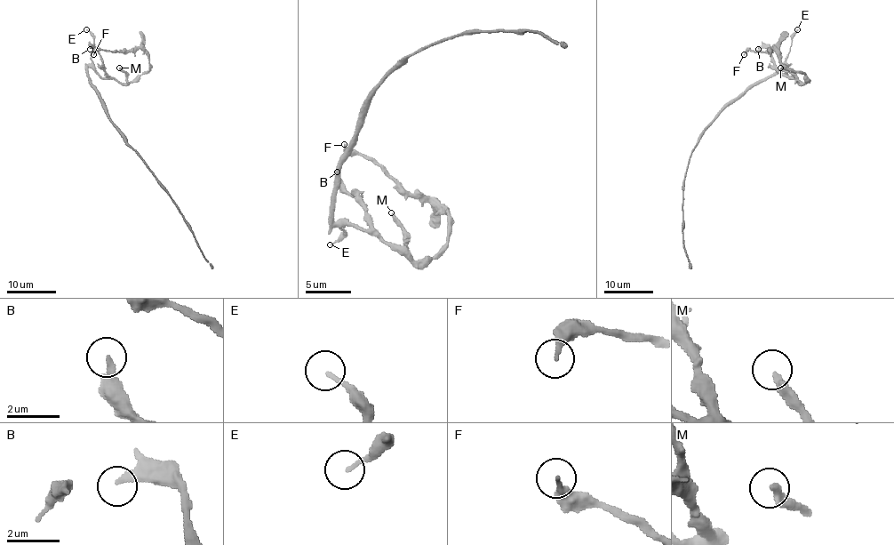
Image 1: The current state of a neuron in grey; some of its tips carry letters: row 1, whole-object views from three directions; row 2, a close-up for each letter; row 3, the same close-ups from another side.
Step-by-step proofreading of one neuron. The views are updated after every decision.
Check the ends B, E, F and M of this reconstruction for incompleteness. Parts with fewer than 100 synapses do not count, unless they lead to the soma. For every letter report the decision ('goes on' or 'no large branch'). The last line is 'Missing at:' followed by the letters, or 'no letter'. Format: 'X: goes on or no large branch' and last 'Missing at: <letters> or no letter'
B: no large branch
E: no large branch
F: no large branch
M: no large branch
Missing at: no letter

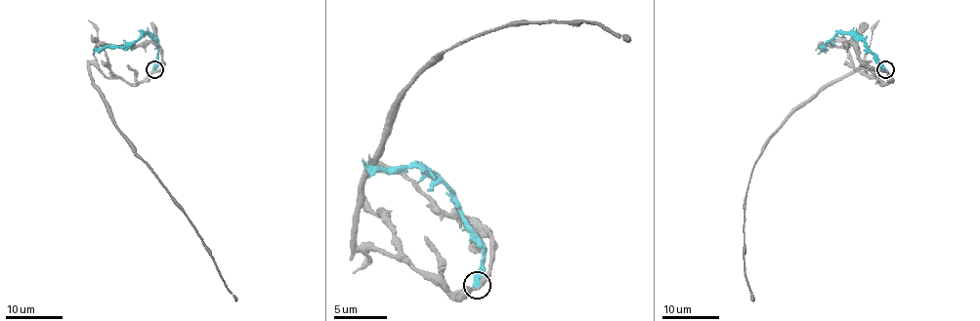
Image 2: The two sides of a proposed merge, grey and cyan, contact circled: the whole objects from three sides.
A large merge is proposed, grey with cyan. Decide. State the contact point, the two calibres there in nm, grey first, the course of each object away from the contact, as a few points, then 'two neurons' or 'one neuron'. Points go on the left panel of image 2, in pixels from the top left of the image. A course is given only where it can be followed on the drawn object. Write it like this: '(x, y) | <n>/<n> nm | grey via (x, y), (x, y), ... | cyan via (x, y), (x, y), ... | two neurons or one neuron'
(154, 69) | 400/440 nm | grey via (155, 69), (145, 80), (135, 83), (110, 78), (89, 65), (89, 74), (113, 124), (193, 227), (236, 301) | cyan via (155, 69), (157, 44), (145, 32), (123, 47), (101, 47), (94, 54) | two neurons

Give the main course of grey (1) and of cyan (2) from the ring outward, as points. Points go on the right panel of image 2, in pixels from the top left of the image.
1: (885, 69), (887, 83), (872, 78), (863, 65), (821, 87), (754, 164), (744, 227), (744, 273), (752, 301)
2: (885, 69), (866, 44), (848, 34), (839, 32), (817, 54)

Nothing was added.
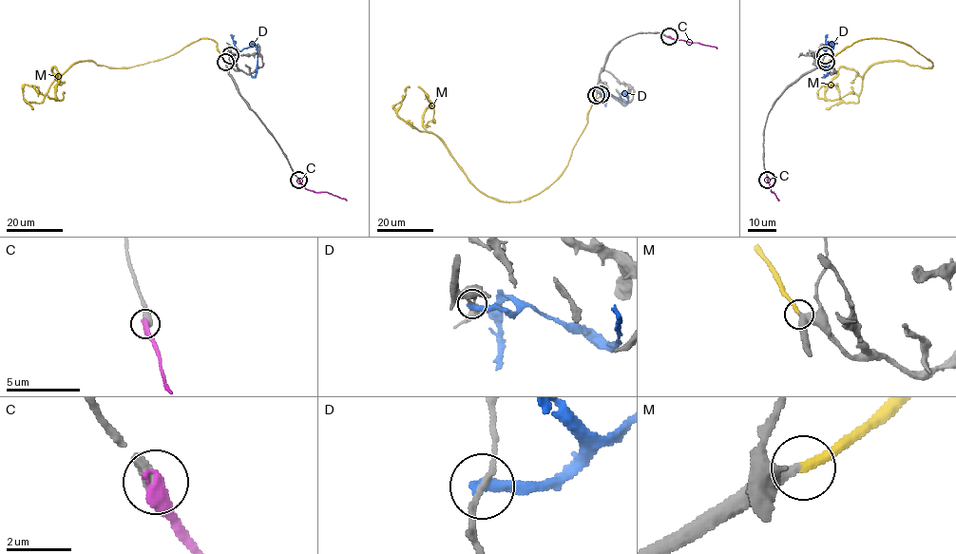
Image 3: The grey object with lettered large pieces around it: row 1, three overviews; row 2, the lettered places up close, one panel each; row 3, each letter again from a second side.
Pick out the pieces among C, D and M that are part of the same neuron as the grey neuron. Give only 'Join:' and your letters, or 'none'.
Join: M

